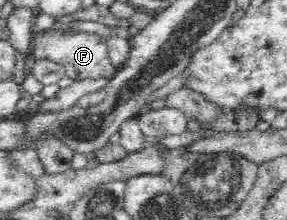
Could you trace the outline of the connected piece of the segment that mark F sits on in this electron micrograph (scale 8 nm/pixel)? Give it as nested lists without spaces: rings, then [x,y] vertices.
[[[54,26],[52,29],[44,30],[34,34],[32,42],[32,59],[46,59],[61,64],[65,68],[65,75],[74,80],[85,78],[106,77],[112,78],[118,70],[110,59],[107,47],[107,37],[90,34],[83,31]]]

